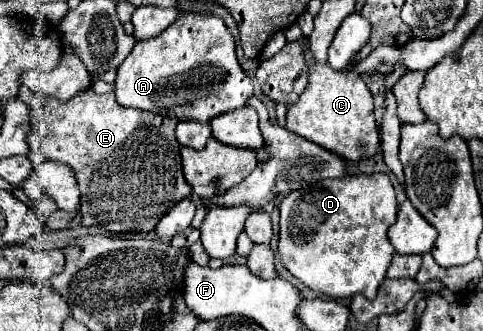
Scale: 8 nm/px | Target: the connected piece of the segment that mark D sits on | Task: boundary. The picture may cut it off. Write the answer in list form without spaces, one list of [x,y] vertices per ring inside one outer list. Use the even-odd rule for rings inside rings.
[[[385,173],[323,179],[291,191],[279,205],[279,253],[293,277],[329,297],[357,293],[375,299],[395,253],[387,229],[397,221],[397,199]]]

